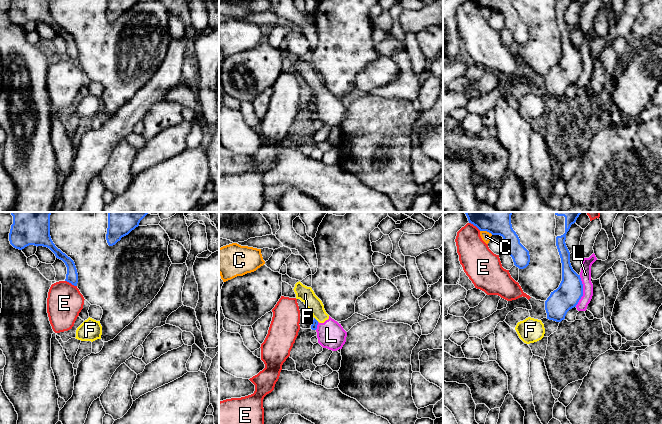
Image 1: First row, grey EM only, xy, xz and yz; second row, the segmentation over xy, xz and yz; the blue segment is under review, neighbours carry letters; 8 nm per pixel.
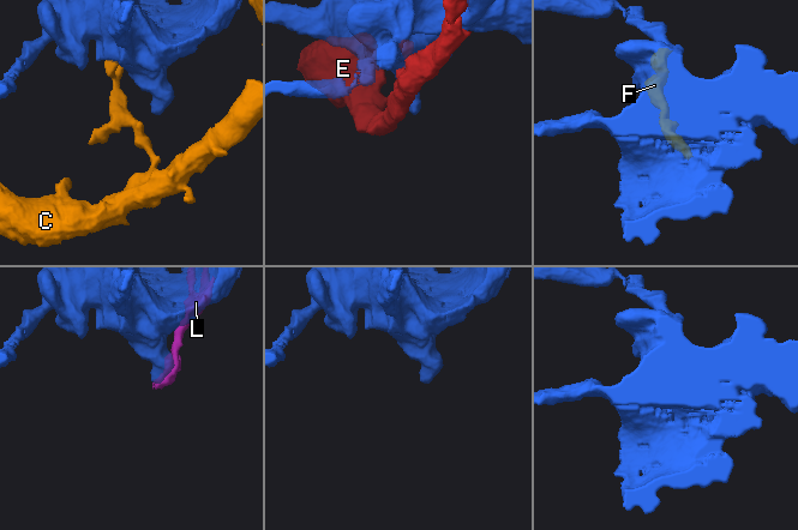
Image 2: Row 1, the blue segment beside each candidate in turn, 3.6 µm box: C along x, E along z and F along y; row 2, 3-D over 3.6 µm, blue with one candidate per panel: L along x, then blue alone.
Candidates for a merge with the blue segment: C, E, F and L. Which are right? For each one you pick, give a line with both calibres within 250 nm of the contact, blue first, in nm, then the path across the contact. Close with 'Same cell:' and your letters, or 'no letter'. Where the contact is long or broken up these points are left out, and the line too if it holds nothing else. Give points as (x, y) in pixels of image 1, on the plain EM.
Same cell: no letter

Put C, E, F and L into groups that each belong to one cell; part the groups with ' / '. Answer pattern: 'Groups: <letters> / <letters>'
Groups: C / E / F L

